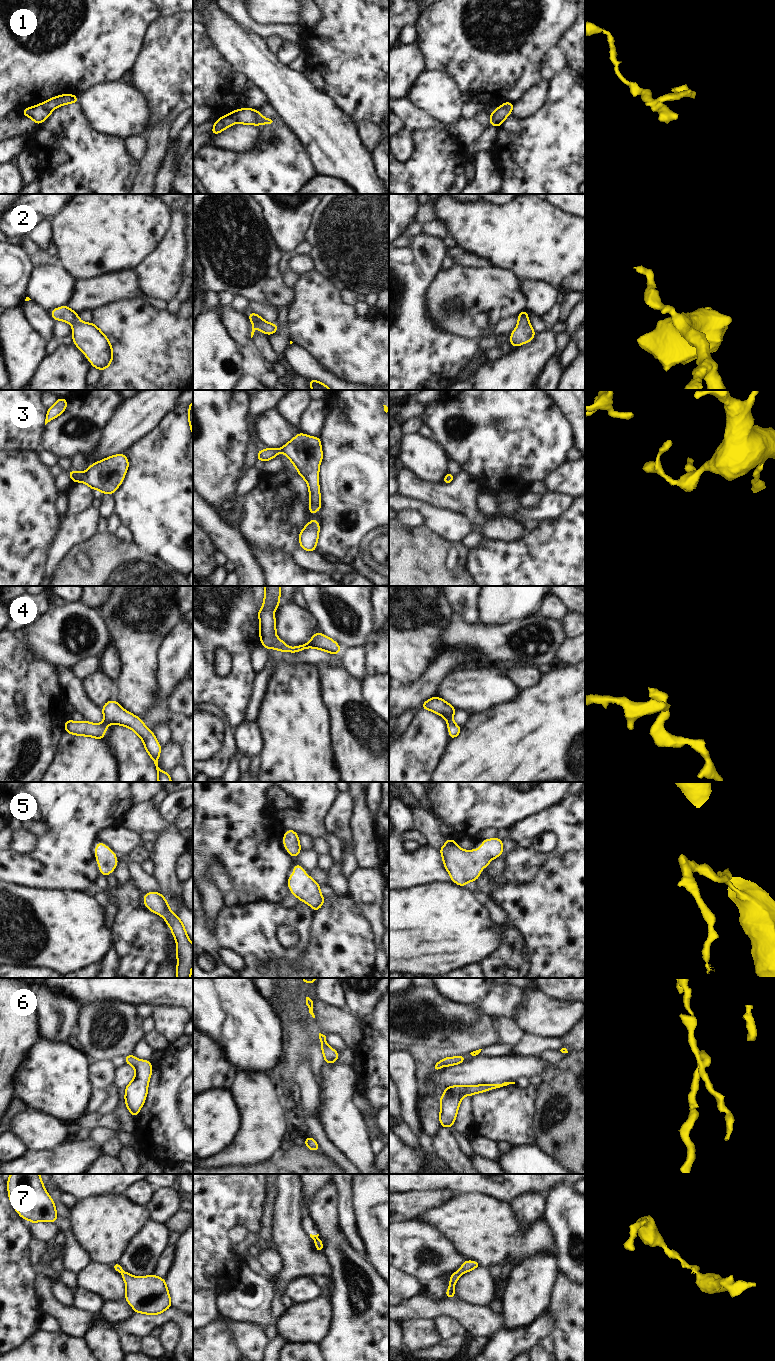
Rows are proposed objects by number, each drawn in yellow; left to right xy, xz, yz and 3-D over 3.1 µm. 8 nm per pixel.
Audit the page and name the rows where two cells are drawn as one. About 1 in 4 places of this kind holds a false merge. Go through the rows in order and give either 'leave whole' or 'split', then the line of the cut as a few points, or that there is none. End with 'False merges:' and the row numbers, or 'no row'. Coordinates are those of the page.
1: split; cut in xz along (239, 110), (235, 122)
2: leave whole; no cut
3: leave whole; no cut
4: leave whole; no cut
5: leave whole; no cut
6: leave whole; no cut
7: leave whole; no cut
False merges: 1

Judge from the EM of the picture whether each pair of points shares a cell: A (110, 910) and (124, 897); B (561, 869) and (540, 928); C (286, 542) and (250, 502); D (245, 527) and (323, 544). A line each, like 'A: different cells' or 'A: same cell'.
A: different cells
B: same cell
C: same cell
D: different cells

